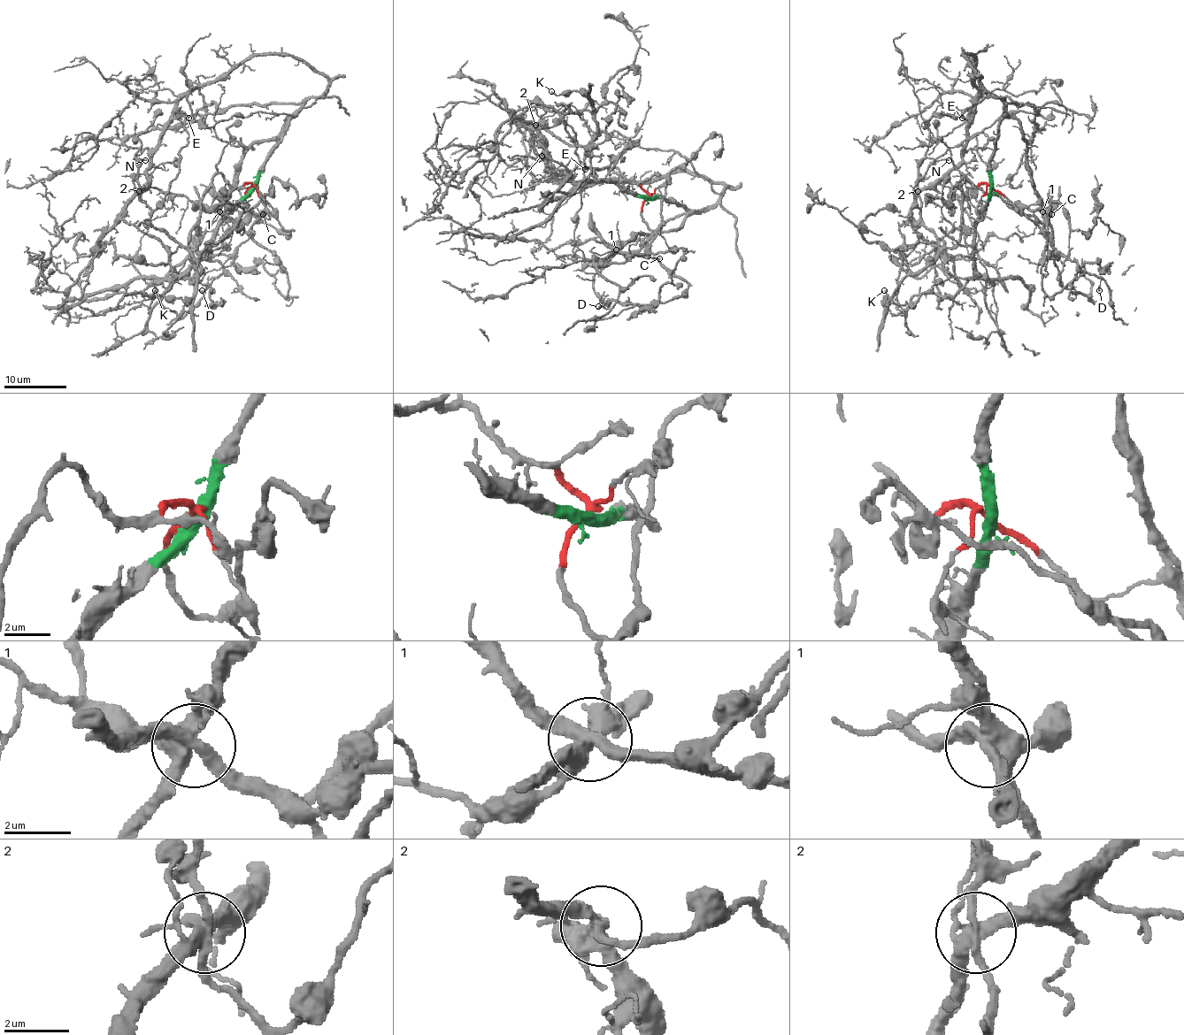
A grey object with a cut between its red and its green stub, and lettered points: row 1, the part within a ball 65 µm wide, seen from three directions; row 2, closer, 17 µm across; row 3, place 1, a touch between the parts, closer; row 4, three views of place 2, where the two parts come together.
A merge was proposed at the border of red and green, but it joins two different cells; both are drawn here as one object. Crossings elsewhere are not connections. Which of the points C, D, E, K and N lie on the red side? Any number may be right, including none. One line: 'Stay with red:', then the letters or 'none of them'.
Stay with red: C, K, N

